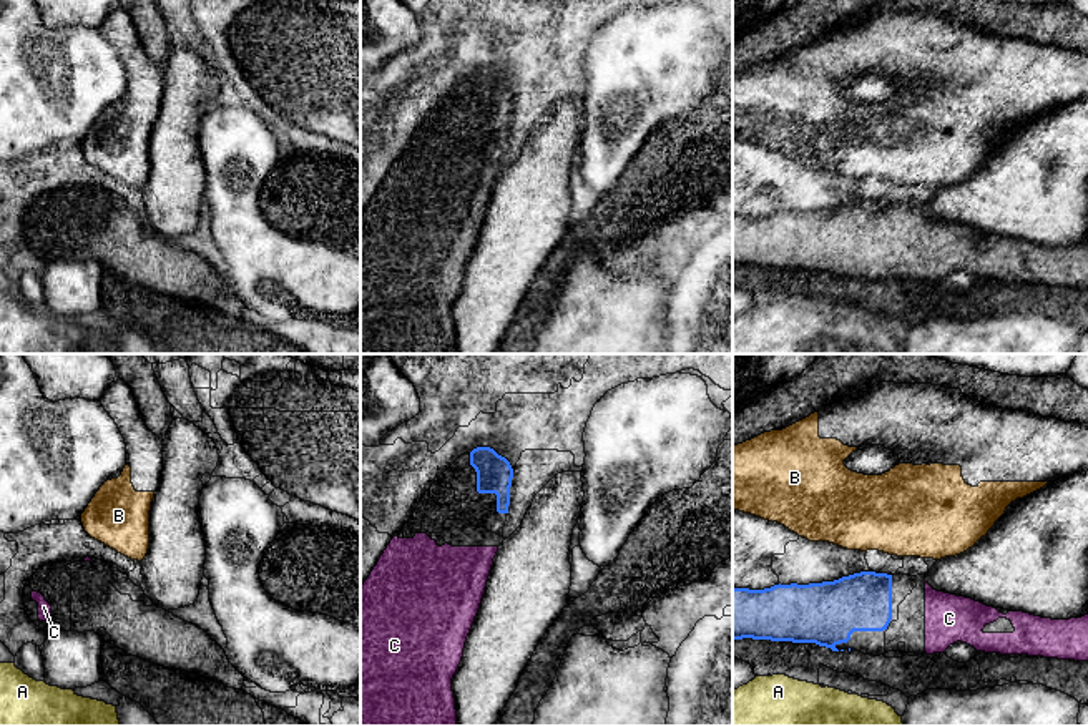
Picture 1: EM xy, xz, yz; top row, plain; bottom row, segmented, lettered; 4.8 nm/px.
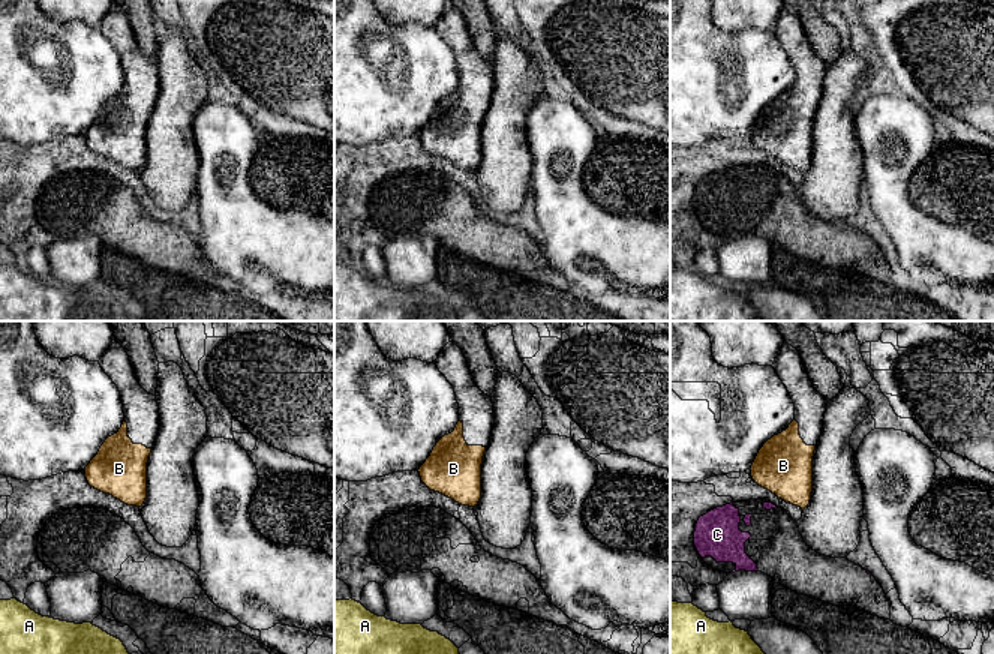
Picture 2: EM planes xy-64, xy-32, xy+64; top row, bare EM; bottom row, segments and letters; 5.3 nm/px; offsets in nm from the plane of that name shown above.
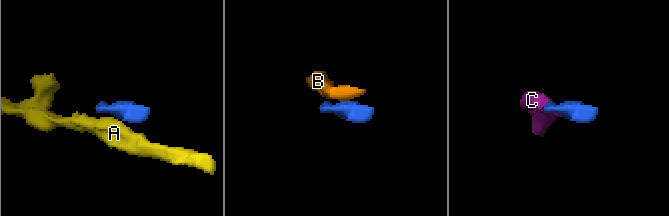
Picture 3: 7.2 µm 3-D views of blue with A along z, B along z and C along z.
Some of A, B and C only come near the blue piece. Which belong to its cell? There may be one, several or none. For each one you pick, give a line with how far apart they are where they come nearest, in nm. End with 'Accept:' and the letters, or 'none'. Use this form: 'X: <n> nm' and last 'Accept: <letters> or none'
C: 170 nm
Accept: C

